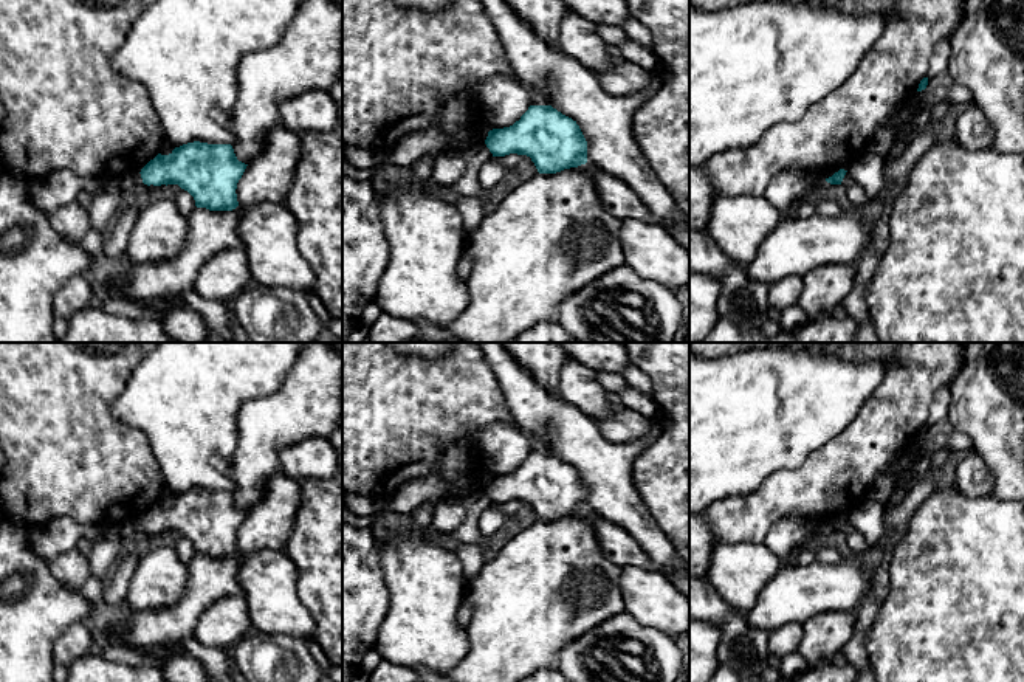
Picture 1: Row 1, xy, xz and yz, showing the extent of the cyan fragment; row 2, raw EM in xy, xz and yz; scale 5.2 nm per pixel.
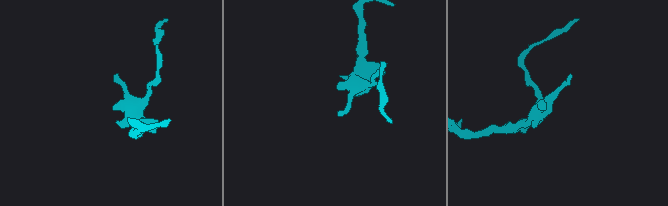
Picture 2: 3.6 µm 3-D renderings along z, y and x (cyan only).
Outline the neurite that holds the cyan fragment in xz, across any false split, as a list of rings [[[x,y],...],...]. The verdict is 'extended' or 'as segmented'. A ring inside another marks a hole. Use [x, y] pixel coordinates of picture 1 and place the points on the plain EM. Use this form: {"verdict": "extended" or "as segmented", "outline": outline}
{"verdict": "as segmented", "outline": [[[530,453],[513,473],[490,477],[485,491],[493,504],[530,504],[539,521],[587,510],[587,488],[579,473],[552,453]]]}

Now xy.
{"verdict": "as segmented", "outline": [[[194,488],[169,502],[158,501],[139,521],[147,533],[178,532],[194,544],[197,555],[232,558],[239,553],[235,536],[246,513],[231,491]]]}

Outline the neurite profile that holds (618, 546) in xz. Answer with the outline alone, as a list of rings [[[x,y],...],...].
[[[589,510],[578,513],[593,527],[604,555],[617,566],[638,564],[643,569],[652,569],[649,555],[638,541],[624,532],[618,524],[604,519]]]

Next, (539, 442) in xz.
[[[553,432],[533,434],[531,437],[531,453],[550,453],[550,439]]]

